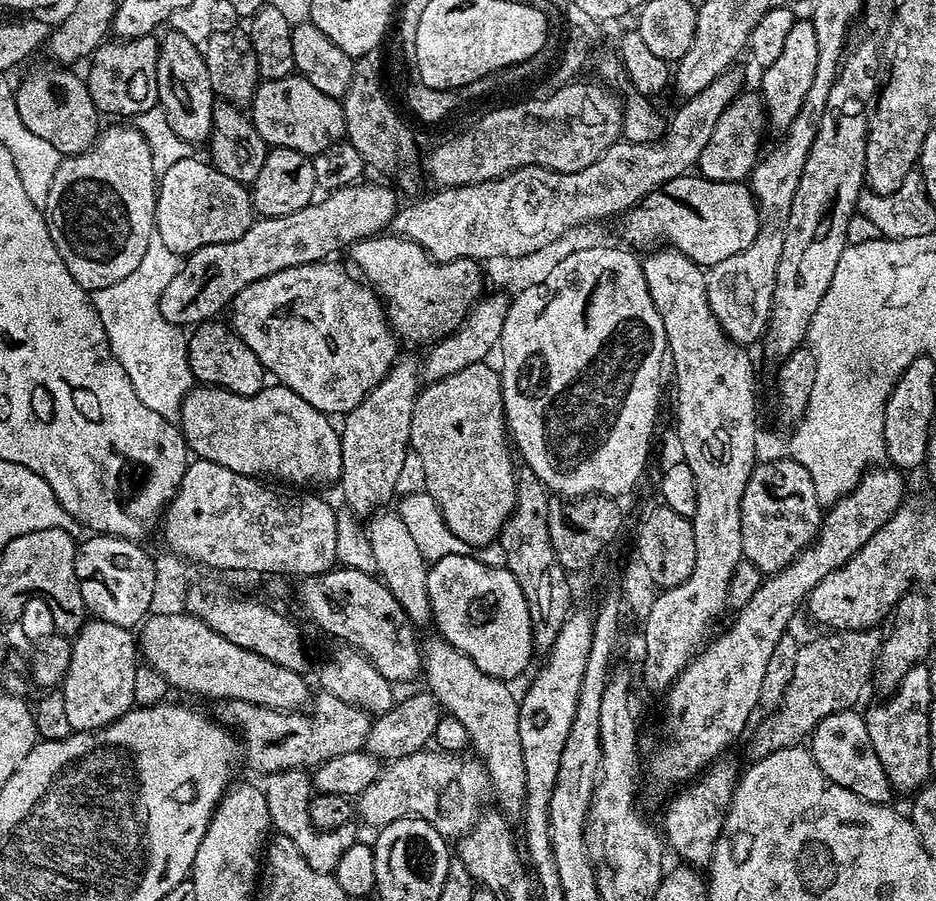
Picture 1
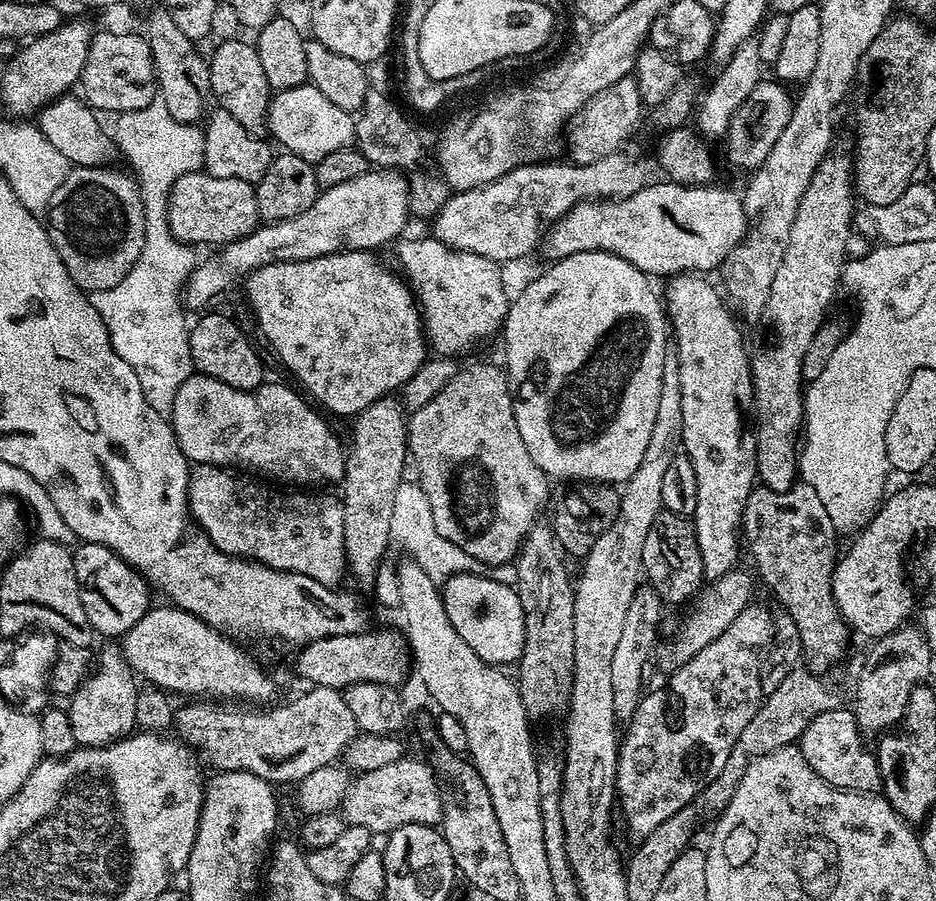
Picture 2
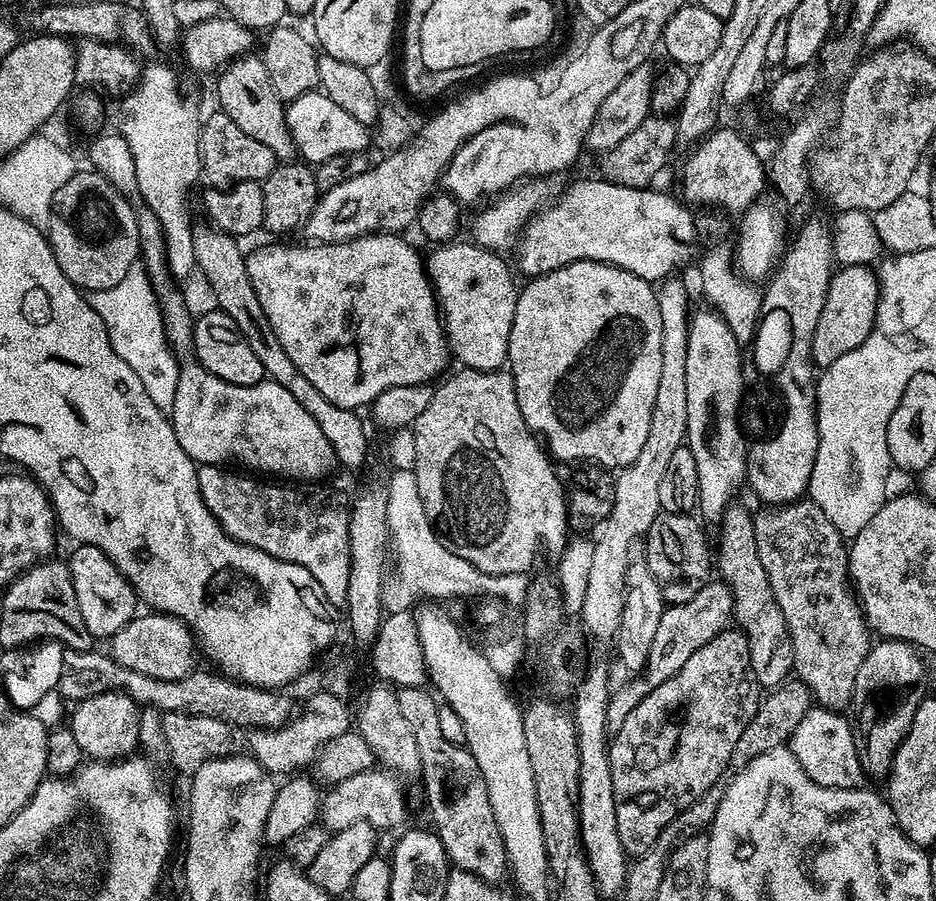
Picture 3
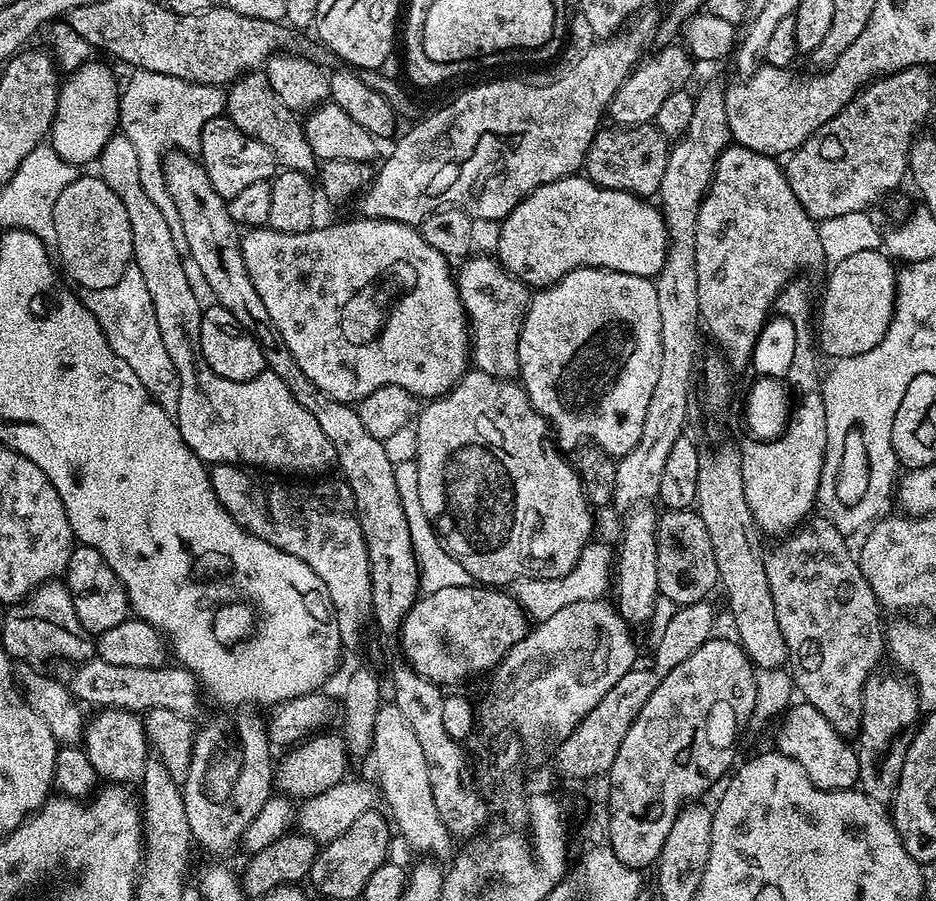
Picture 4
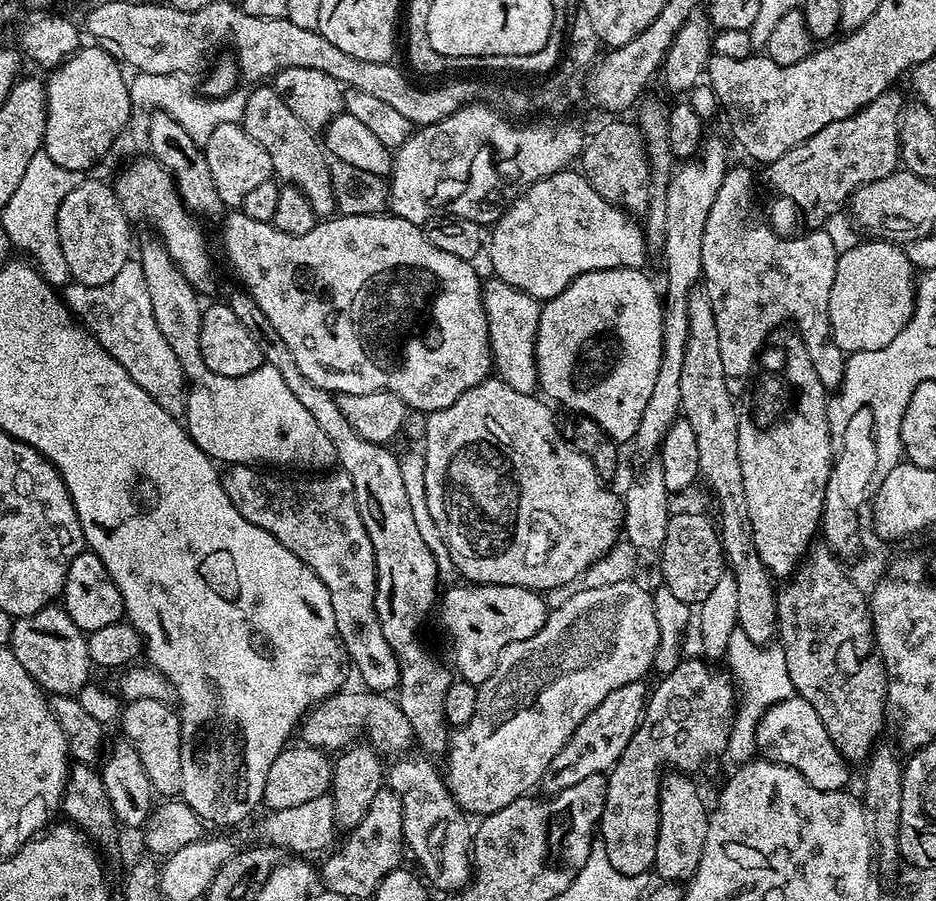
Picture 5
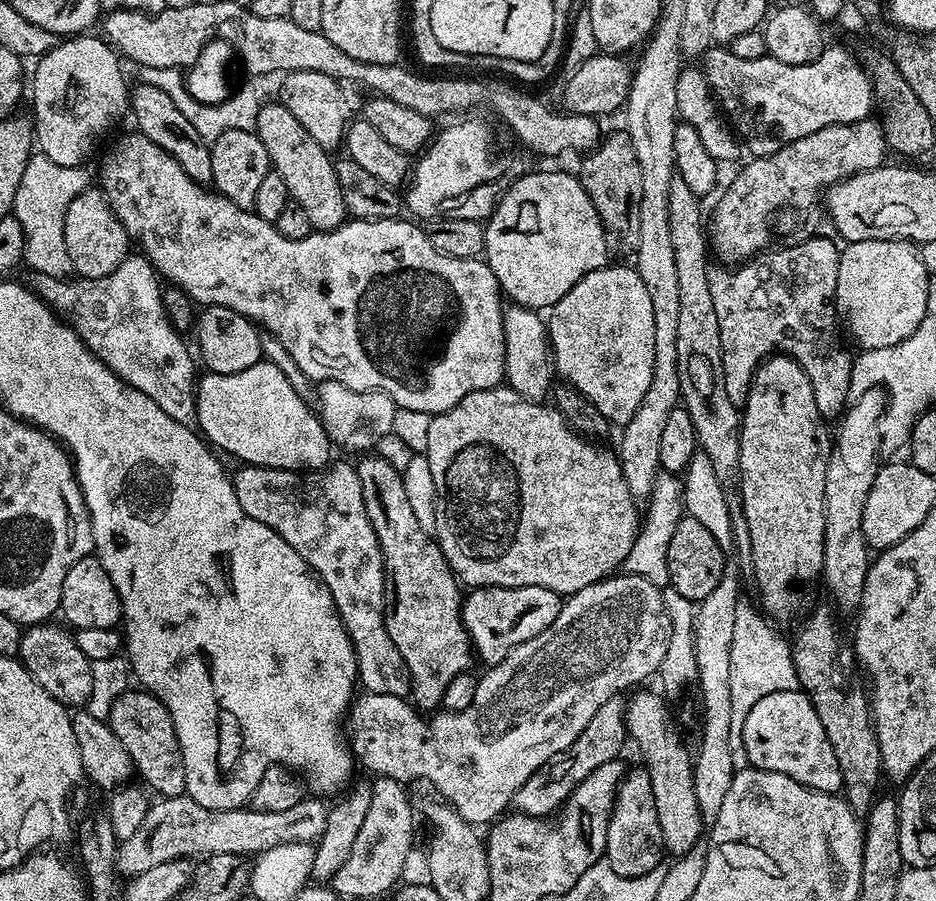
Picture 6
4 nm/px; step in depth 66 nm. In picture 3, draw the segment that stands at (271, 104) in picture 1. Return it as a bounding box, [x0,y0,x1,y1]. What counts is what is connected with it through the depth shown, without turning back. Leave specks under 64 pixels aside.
[284,90,370,166]

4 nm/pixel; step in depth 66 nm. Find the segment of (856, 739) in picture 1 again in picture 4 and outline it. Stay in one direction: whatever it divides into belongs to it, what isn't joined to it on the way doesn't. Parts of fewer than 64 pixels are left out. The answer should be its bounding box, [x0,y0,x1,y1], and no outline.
[775,702,859,792]

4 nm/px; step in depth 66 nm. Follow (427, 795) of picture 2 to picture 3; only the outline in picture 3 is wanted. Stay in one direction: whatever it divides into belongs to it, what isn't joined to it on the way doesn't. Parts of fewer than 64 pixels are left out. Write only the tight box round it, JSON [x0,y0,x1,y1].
[319,766,406,834]

